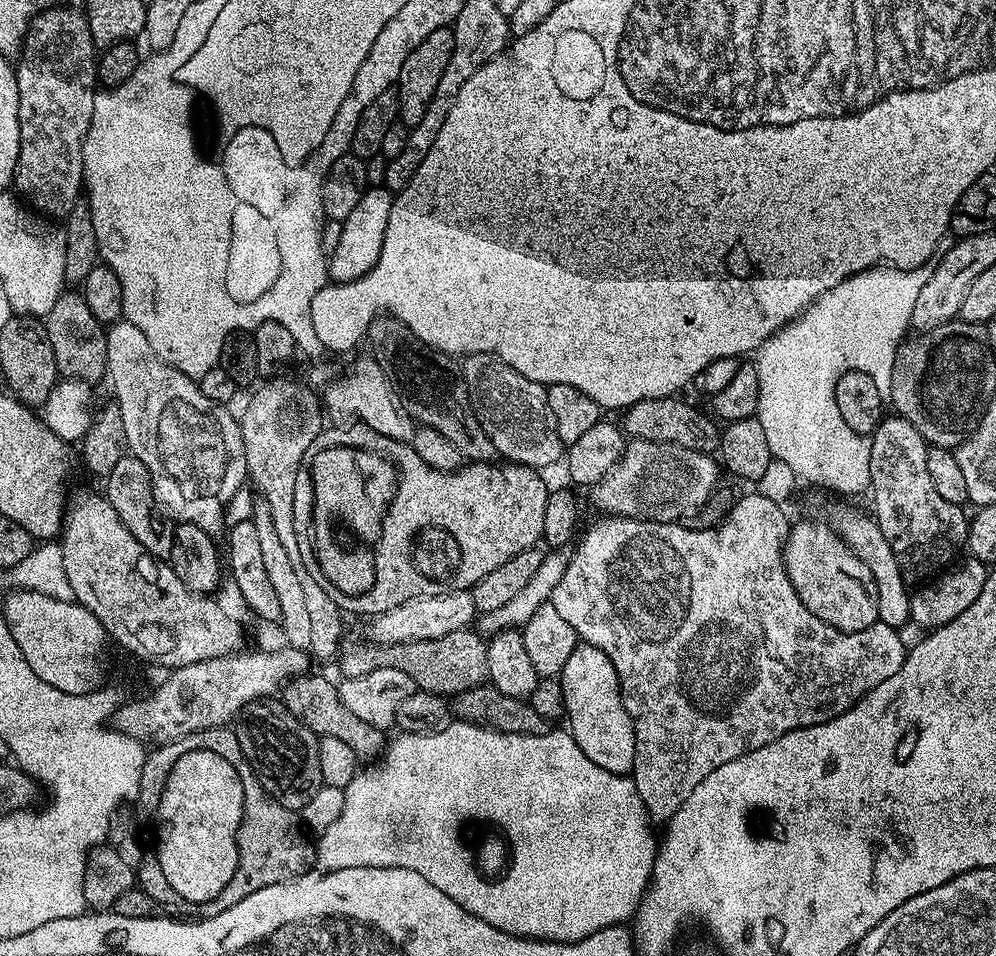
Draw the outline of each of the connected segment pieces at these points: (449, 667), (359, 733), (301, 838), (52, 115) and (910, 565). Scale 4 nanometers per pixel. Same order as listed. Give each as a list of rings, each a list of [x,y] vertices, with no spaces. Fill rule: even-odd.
[[[471,627],[454,630],[454,634],[442,634],[442,638],[415,640],[409,644],[363,643],[353,648],[345,647],[339,653],[341,677],[358,678],[370,674],[370,670],[393,668],[402,670],[402,674],[410,674],[419,691],[433,692],[445,698],[455,698],[488,680],[488,645],[485,637]]]
[[[305,674],[288,681],[282,689],[282,702],[290,710],[290,714],[297,716],[317,737],[329,736],[346,742],[350,750],[356,752],[356,759],[360,762],[372,762],[386,747],[385,733],[381,729],[370,726],[370,722],[362,722],[346,706],[340,697],[339,687],[331,684],[324,676]]]
[[[231,727],[207,728],[193,733],[192,736],[182,737],[181,740],[153,747],[145,755],[144,767],[148,770],[152,770],[152,768],[169,770],[182,755],[199,748],[216,751],[222,758],[226,758],[231,766],[236,767],[242,782],[242,790],[245,792],[244,813],[236,834],[237,869],[234,870],[233,877],[214,899],[203,904],[195,904],[184,900],[175,892],[173,886],[166,882],[166,877],[162,874],[158,864],[151,859],[141,860],[135,869],[135,883],[143,892],[150,894],[154,903],[163,907],[165,904],[166,907],[176,911],[173,913],[184,918],[207,918],[214,914],[222,914],[222,910],[230,910],[230,906],[238,906],[238,902],[242,902],[242,898],[250,898],[250,894],[254,894],[254,890],[266,890],[266,886],[285,884],[287,880],[296,880],[300,876],[309,875],[313,871],[316,859],[313,841],[308,841],[310,836],[301,817],[293,809],[282,806],[282,802],[275,800],[260,785],[254,770],[246,762],[242,750],[238,746],[235,731]]]
[[[79,7],[45,8],[28,23],[28,32],[24,35],[24,45],[21,46],[18,53],[20,64],[15,65],[16,81],[18,82],[20,145],[18,146],[14,188],[37,213],[48,218],[56,218],[52,216],[68,217],[70,210],[73,210],[74,204],[82,196],[84,187],[82,146],[84,145],[84,135],[90,126],[90,118],[94,112],[94,98],[98,91],[97,59],[98,49],[96,43],[92,41],[88,18]]]
[[[895,414],[885,415],[870,437],[870,497],[876,507],[874,519],[886,542],[890,542],[890,550],[894,550],[894,558],[898,558],[900,573],[908,582],[927,581],[948,568],[957,559],[956,551],[963,549],[968,539],[970,520],[967,515],[964,517],[965,509],[941,498],[930,479],[926,467],[929,447],[928,441],[918,434],[918,430],[914,430],[914,426],[910,426],[910,422]]]

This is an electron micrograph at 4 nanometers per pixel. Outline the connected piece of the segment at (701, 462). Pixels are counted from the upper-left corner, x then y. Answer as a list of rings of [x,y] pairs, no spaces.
[[[629,439],[620,461],[597,484],[591,485],[590,492],[601,513],[671,524],[684,518],[680,516],[686,515],[691,508],[700,510],[707,505],[717,491],[720,472],[721,465],[709,453],[677,444]]]

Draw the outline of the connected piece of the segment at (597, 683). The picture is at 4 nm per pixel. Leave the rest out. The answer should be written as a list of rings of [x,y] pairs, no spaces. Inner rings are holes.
[[[580,642],[558,679],[564,695],[566,728],[572,733],[574,742],[578,742],[582,754],[586,754],[594,766],[610,770],[610,774],[629,775],[634,766],[634,726],[622,702],[614,662],[610,662],[602,650]]]

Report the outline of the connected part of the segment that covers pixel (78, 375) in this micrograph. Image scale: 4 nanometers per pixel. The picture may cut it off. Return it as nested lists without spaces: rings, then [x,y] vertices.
[[[65,290],[54,302],[48,316],[43,317],[43,326],[48,332],[50,350],[54,350],[54,362],[57,373],[65,381],[79,382],[89,386],[95,380],[105,379],[106,366],[106,328],[90,314],[90,306],[86,306],[83,295],[76,290]]]

